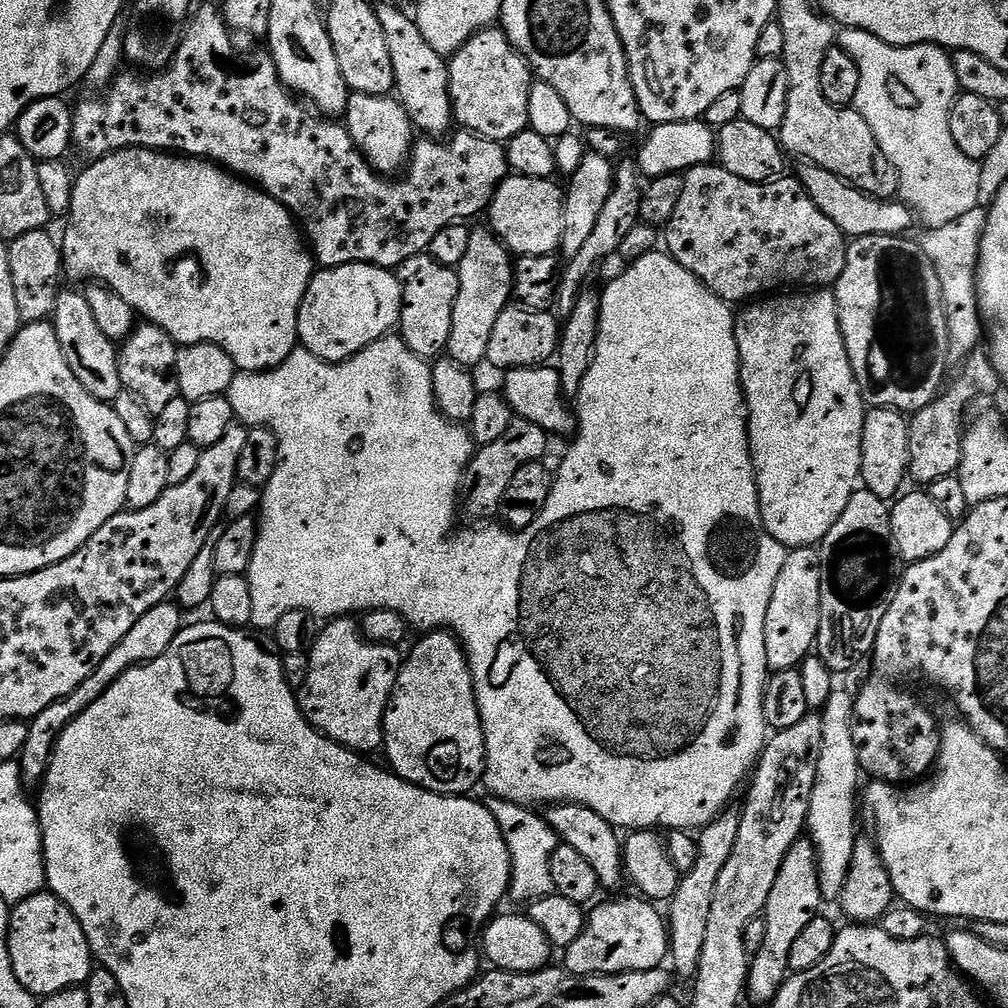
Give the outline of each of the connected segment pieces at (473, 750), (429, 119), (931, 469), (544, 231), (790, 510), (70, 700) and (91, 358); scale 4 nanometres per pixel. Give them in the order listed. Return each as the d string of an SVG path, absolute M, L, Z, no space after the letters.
M447 630L429 632L419 639L412 653L403 657L392 696L384 711L382 751L388 757L388 768L406 782L443 796L468 796L471 788L483 781L488 757L468 655L459 639Z
M390 4L375 5L378 22L382 22L382 34L386 38L386 46L390 46L390 62L394 66L396 86L395 95L412 119L413 129L420 128L425 137L440 138L451 133L454 128L452 114L452 95L450 94L450 78L448 77L448 60L438 54L438 50L430 47L426 37L411 15L408 16L400 8Z
M977 350L959 365L960 373L951 380L936 399L922 410L911 413L908 421L908 476L916 479L920 486L938 482L938 478L957 475L962 462L962 446L966 431L964 411L968 404L983 396L992 396L1002 388L1000 376L992 364L987 351Z
M510 174L498 186L492 201L486 209L487 227L502 241L512 253L513 257L522 256L551 256L559 249L562 238L562 226L564 225L564 194L565 189L556 185L555 179L530 178Z
M800 290L795 294L776 294L771 298L749 303L744 310L744 313L736 316L736 341L740 355L740 384L744 388L744 400L748 404L748 445L752 451L752 465L756 471L762 522L768 533L783 544L785 549L810 548L819 545L820 541L826 538L826 534L830 534L834 522L842 518L846 502L850 502L850 498L858 491L858 485L861 483L862 430L866 405L854 370L850 366L850 358L846 354L846 342L842 338L838 322L836 293L832 290Z
M165 602L154 606L154 610L146 610L146 614L142 614L142 618L138 618L138 622L134 622L130 634L126 634L126 638L122 638L122 642L118 642L118 646L114 646L114 650L110 650L110 654L106 654L106 658L102 658L102 662L98 662L98 670L94 670L94 674L90 674L90 678L86 678L86 682L82 682L82 686L78 686L78 690L74 690L70 694L66 694L66 698L46 706L46 710L42 710L42 714L38 714L30 721L26 734L26 746L22 746L18 757L20 774L25 785L36 786L43 780L61 730L68 726L74 718L78 718L78 714L82 714L82 710L86 710L86 706L90 706L98 698L102 698L102 694L106 694L106 690L110 690L110 686L114 686L114 682L118 682L118 678L122 678L122 674L126 674L126 670L136 668L140 664L149 664L154 658L166 654L170 642L174 642L174 638L179 634L181 628L185 627L186 620L183 620L180 615L182 615L182 609L175 602Z
M61 291L56 300L56 311L50 317L50 323L58 334L58 346L62 346L62 354L66 358L66 366L74 370L74 378L82 382L82 386L94 398L111 402L118 398L122 391L118 374L118 348L98 326L94 313L90 310L90 302L86 302L83 291Z

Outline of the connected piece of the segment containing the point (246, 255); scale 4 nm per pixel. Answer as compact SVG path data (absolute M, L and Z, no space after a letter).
M123 148L100 160L91 161L87 166L89 168L81 176L79 173L75 177L74 198L66 217L68 229L64 232L64 240L62 236L62 259L67 275L83 282L99 282L122 294L137 317L166 330L177 345L213 344L226 350L241 373L269 372L271 368L286 362L286 358L298 347L298 310L314 275L314 257L297 221L286 206L269 196L263 188L245 182L210 160L169 154L155 148Z

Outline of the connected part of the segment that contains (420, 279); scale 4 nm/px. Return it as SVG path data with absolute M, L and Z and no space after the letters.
M421 254L402 262L398 275L404 287L398 335L414 354L425 358L439 357L447 349L450 326L454 326L454 302L460 289L459 271L442 266L442 262L432 256Z

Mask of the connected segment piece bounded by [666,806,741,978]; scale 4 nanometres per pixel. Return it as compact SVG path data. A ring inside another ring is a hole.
M729 807L708 827L699 829L694 866L681 875L678 890L667 905L669 908L668 912L666 908L666 923L670 937L670 964L674 972L676 967L676 972L680 976L695 977L696 967L702 958L702 942L706 942L706 921L710 918L710 905L714 902L714 886L718 886L722 866L730 862L734 842L738 842L740 814L739 807Z

